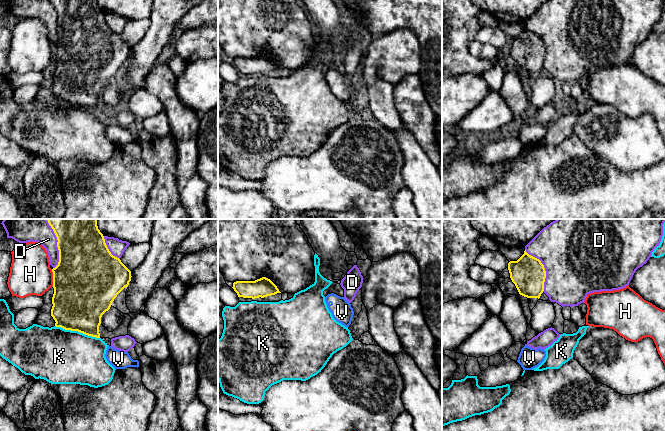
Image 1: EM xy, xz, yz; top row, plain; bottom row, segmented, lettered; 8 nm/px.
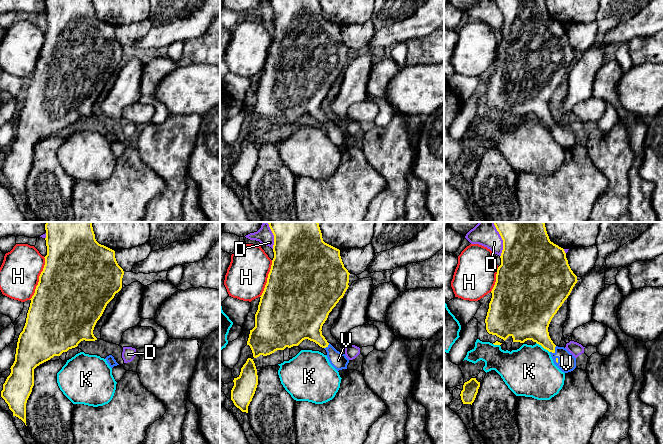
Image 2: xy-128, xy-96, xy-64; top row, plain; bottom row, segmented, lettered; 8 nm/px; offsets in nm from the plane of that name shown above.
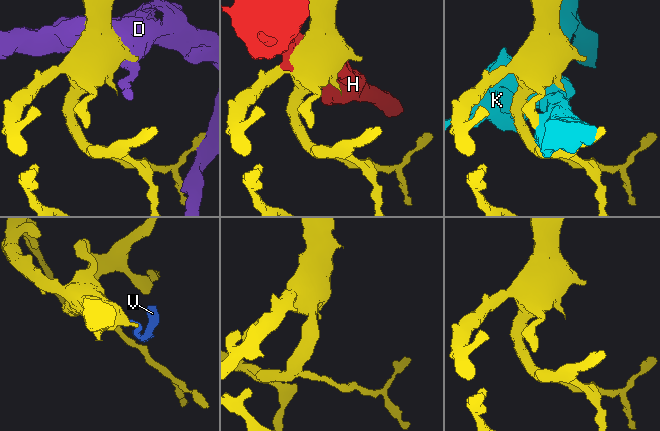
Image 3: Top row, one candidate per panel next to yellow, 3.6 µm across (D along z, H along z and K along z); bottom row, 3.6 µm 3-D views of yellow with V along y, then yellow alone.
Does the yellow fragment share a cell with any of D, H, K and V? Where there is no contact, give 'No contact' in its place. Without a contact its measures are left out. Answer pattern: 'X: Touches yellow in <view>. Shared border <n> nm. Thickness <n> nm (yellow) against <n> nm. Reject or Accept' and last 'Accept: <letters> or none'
D: Touches yellow in yz. Shared border 380 nm. Thickness 280 nm (yellow) against 500 nm. Reject
H: Touches yellow in xy. Shared border 140 nm. Thickness 500 nm (yellow) against 340 nm. Reject
K: Touches yellow in xy. Shared border 380 nm. Thickness 440 nm (yellow) against 440 nm. Reject
V: No contact. Accept
Accept: V

